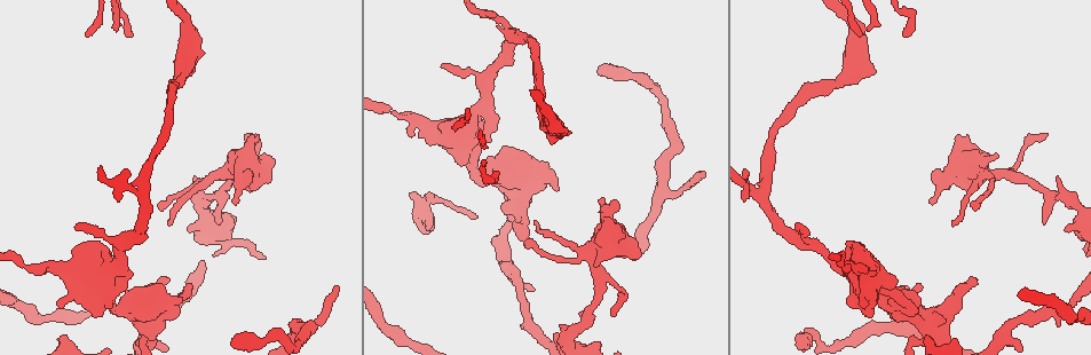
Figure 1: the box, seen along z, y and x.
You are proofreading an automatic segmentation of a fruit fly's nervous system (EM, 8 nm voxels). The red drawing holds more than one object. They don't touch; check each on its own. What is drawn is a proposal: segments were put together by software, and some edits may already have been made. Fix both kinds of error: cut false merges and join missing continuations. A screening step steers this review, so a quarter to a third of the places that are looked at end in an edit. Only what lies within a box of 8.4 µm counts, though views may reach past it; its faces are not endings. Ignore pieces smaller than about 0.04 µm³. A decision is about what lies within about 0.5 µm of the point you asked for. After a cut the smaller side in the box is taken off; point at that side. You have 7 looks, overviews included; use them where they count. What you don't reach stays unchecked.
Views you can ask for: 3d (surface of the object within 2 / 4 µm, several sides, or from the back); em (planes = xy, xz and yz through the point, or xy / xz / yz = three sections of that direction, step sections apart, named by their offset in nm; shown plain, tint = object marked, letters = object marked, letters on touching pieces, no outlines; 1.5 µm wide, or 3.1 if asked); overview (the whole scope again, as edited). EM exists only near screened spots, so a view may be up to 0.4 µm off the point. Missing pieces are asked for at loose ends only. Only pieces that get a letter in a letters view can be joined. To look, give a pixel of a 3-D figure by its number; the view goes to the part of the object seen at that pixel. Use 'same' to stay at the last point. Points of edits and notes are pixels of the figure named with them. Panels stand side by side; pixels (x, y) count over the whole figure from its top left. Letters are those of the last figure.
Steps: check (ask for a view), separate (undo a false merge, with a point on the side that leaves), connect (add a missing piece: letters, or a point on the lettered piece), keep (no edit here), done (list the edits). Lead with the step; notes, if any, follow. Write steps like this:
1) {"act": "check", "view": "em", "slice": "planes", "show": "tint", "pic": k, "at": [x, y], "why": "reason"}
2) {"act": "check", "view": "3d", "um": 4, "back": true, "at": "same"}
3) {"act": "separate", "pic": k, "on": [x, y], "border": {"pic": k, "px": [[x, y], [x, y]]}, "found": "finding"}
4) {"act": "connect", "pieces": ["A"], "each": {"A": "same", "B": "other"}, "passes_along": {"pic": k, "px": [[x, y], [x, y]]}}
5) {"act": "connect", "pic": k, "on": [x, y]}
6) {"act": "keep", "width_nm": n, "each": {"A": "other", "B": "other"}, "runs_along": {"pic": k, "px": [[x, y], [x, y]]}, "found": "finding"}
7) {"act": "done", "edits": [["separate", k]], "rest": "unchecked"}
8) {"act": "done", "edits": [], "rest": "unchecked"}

{"act": "check", "view": "em", "slice": "planes", "show": "letters", "pic": 1, "at": [906, 286], "why": "free end"}

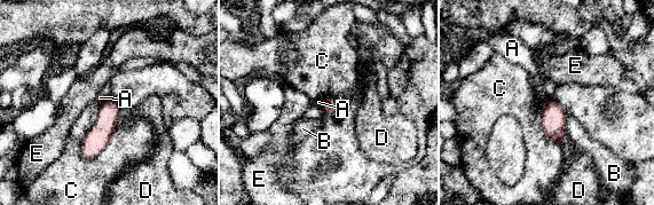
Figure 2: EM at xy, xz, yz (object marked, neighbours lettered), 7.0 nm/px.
{"act": "keep", "each": {"A": "other", "B": "other", "C": "other", "D": "other", "E": "other"}, "border": {"pic": 2, "px": [[549, 97], [542, 103]]}, "found": "no lettered piece goes on from it"}

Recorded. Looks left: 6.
{"act": "check", "view": "3d", "um": 4, "back": true, "pic": 1, "at": [166, 314], "why": "an open end"}

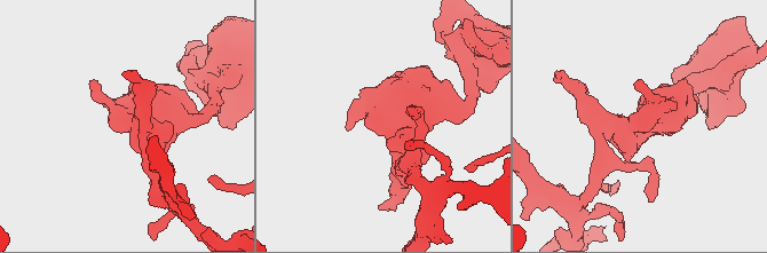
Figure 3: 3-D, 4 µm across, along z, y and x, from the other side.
{"act": "check", "view": "em", "slice": "planes", "show": "letters", "pic": 3, "at": [129, 129], "why": "need the tissue"}

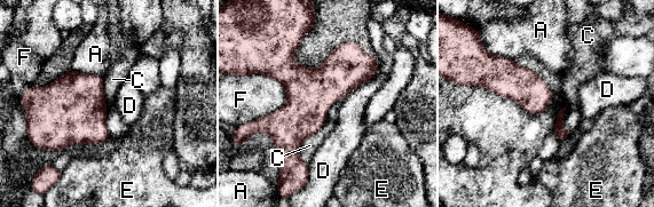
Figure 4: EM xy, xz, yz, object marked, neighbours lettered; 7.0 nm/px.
{"act": "keep", "width_nm": 260, "each": {"A": "other", "C": "other", "D": "other", "E": "other", "F": "other"}, "border": {"pic": 4, "px": [[378, 65], [372, 77], [344, 98]]}, "found": "no lettered piece goes on from it"}

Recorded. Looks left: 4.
{"act": "check", "view": "3d", "um": 2, "pic": 1, "at": [640, 256], "why": "an open end"}

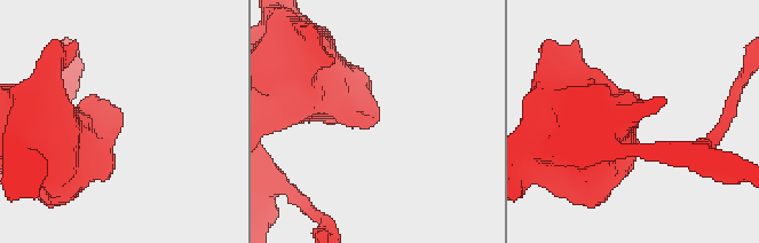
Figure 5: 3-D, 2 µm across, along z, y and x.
{"act": "check", "view": "em", "slice": "planes", "show": "plain", "pic": 5, "at": [122, 117]}

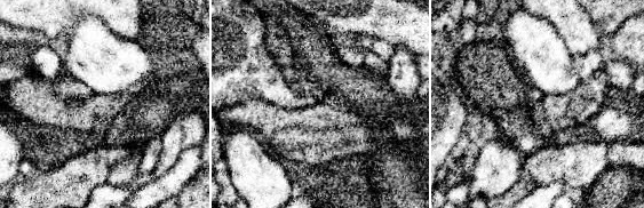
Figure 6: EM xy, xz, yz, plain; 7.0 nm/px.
{"act": "check", "view": "em", "slice": "planes", "show": "letters", "at": "same"}

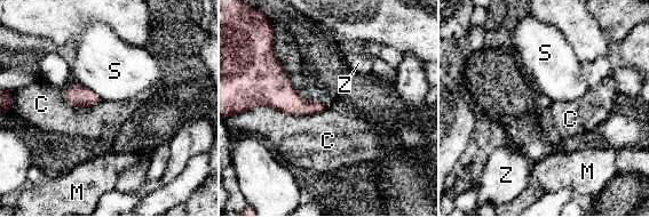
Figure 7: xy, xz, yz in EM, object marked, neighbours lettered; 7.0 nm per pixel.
{"act": "keep", "each": {"C": "other", "M": "other", "S": "other", "Z": "other"}, "border": {"pic": 7, "px": [[326, 107], [246, 111]]}, "found": "no lettered piece goes on from it"}

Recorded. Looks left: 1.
{"act": "done", "edits": [], "rest": "unchecked"}

